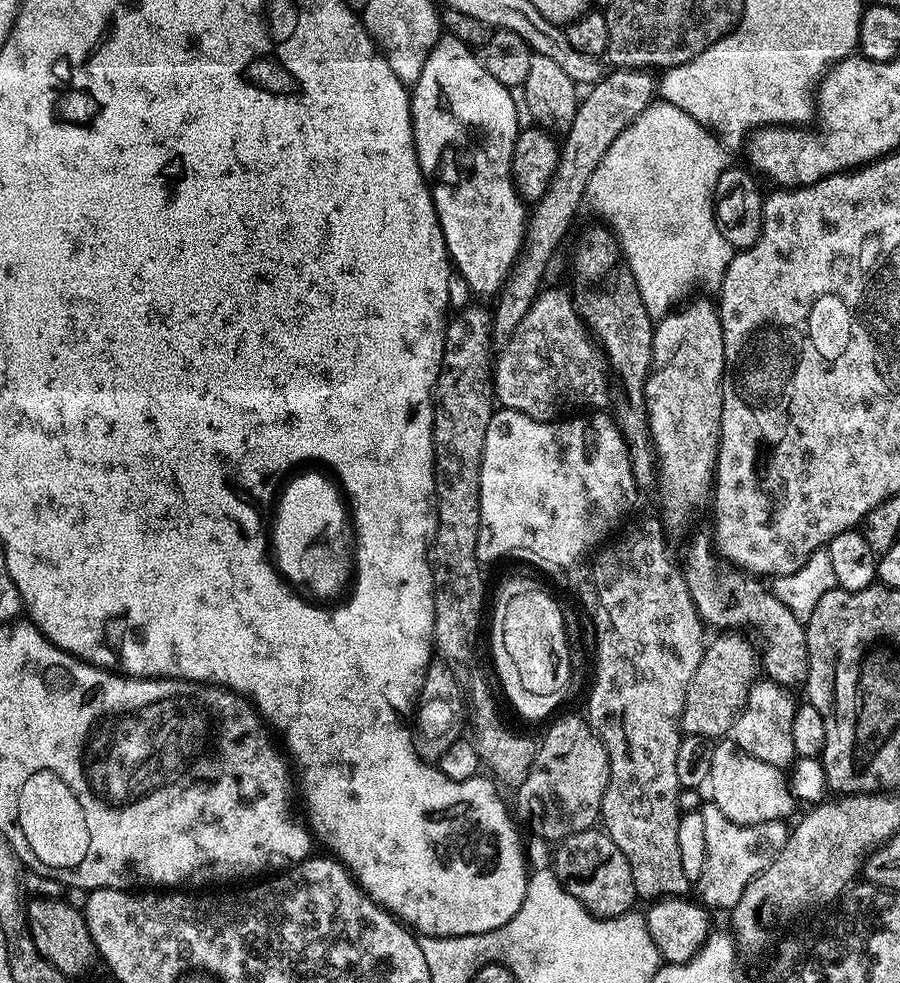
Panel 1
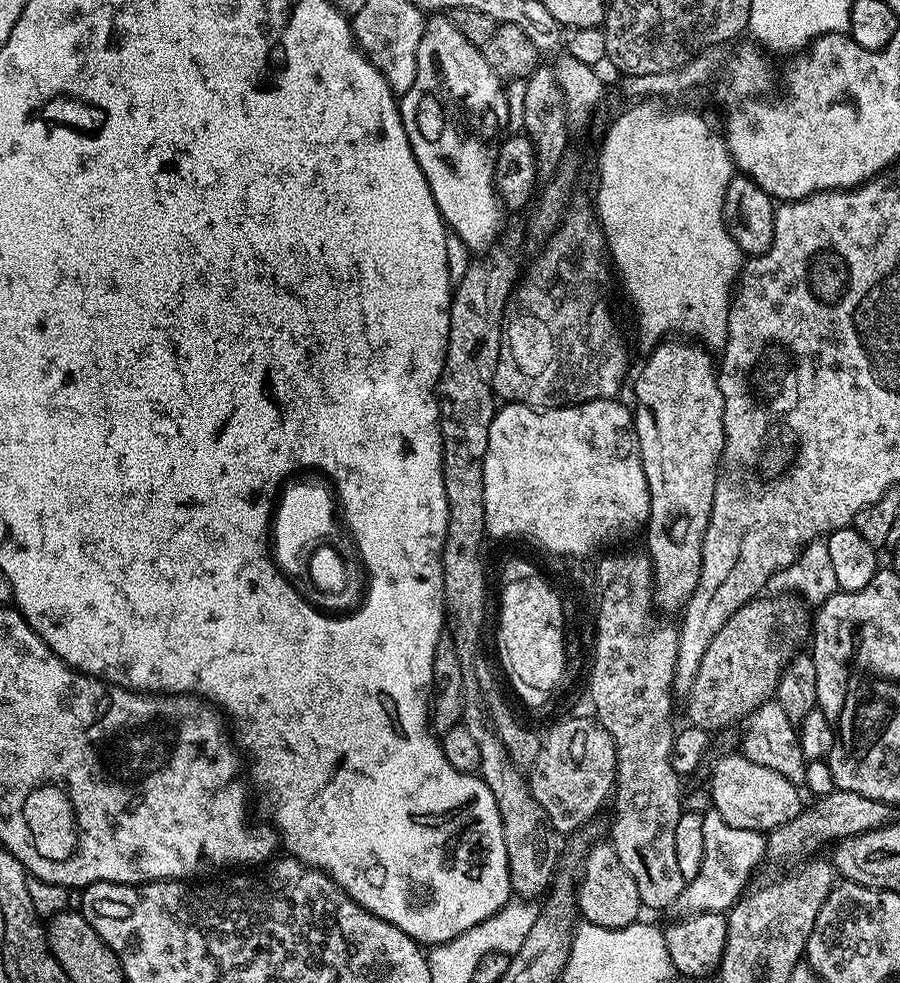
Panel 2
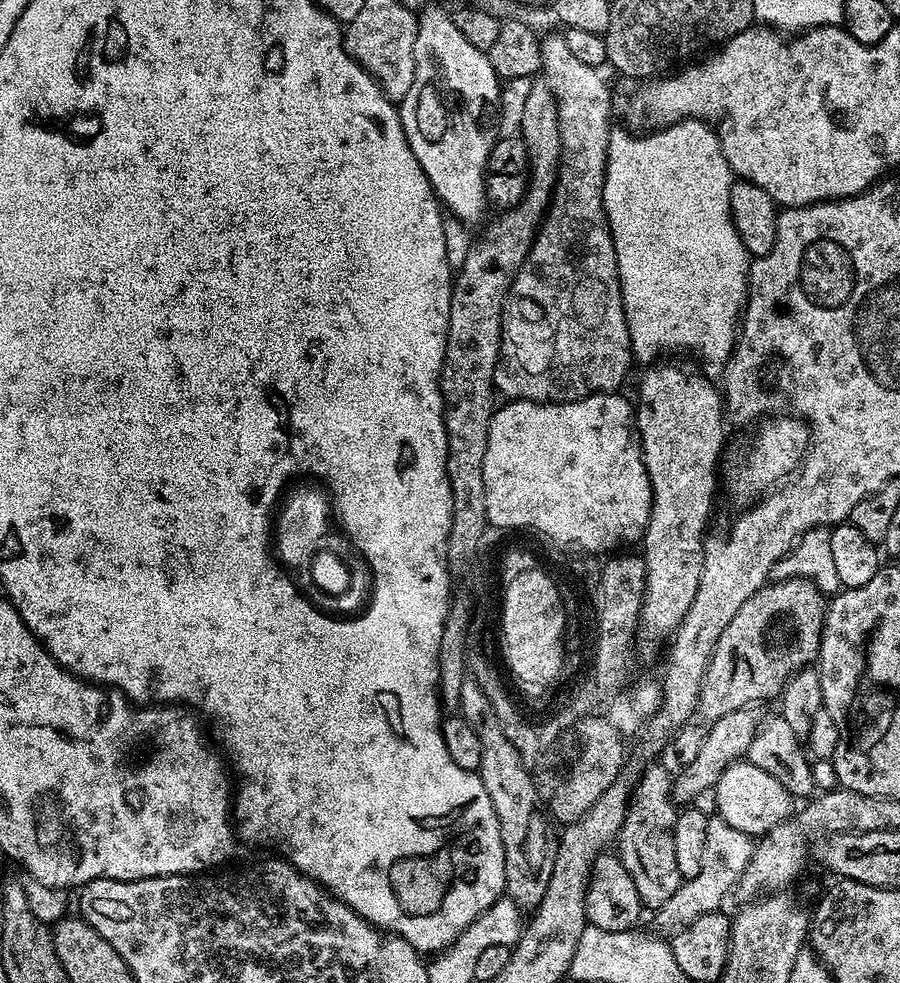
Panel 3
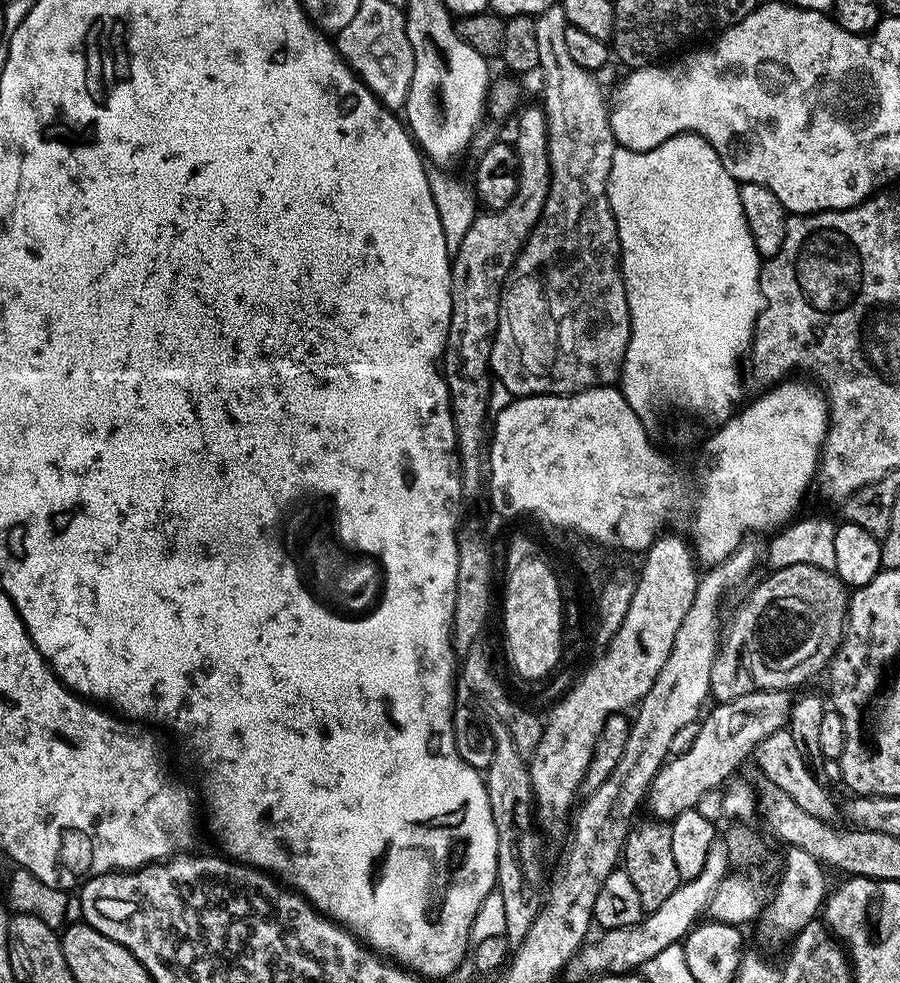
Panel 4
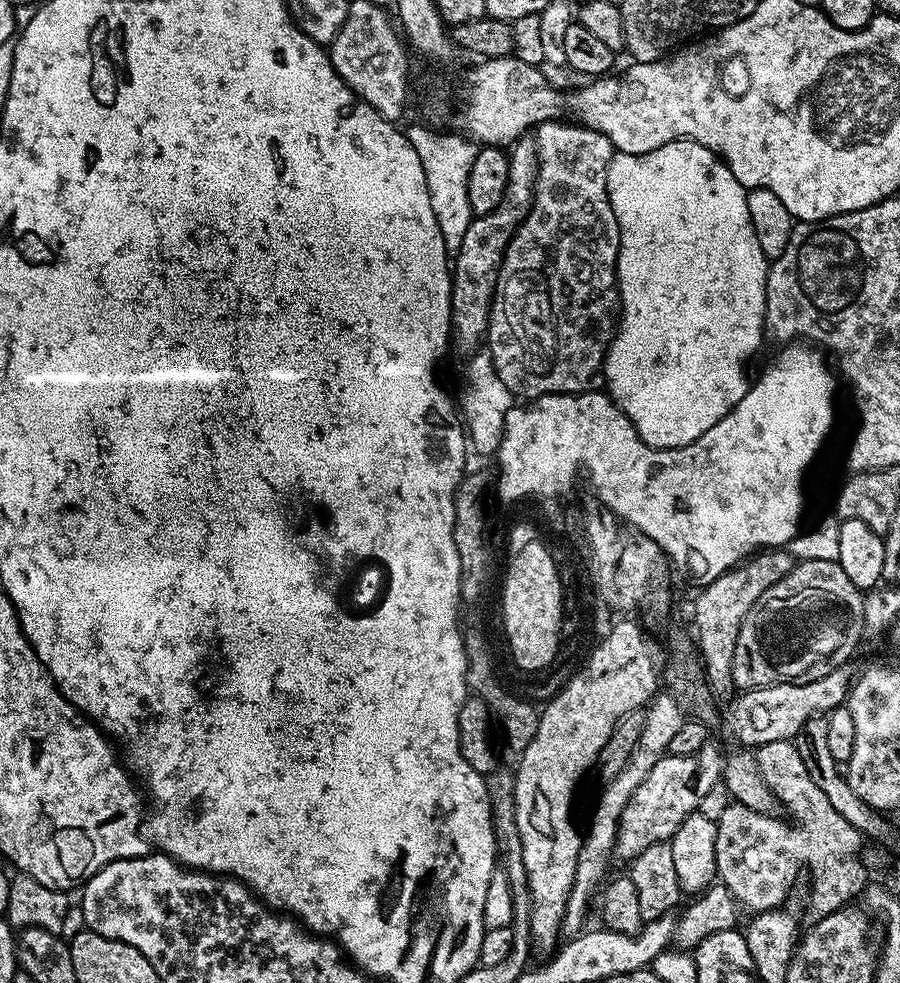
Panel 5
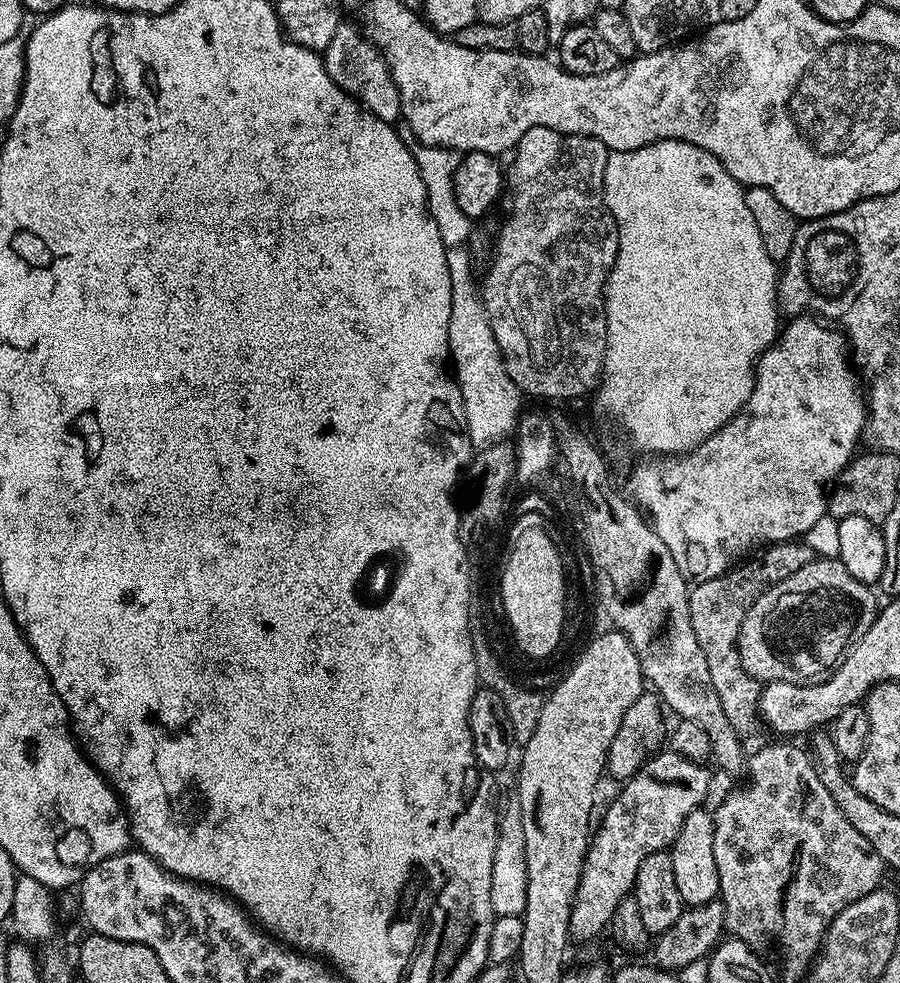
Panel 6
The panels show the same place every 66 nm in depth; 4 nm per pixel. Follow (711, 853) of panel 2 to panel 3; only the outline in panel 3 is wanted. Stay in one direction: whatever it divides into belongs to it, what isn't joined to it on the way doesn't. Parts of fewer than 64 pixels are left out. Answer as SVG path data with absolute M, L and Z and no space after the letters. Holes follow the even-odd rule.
M719 818L709 819L706 826L706 846L702 850L702 867L694 878L684 880L680 888L662 907L655 909L656 924L664 934L675 934L680 929L690 926L698 918L708 912L715 912L721 907L727 896L735 889L742 878L746 866L751 860L754 847L753 837L728 826Z

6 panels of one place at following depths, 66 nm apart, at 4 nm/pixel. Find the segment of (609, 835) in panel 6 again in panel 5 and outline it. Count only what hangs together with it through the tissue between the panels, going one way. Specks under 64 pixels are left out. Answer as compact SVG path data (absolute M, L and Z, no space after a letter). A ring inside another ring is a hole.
M709 742L702 750L692 756L662 757L650 770L646 782L642 782L628 802L626 810L622 810L622 818L618 822L615 855L621 856L624 862L631 862L635 856L642 854L646 846L654 846L671 841L673 834L682 826L682 822L697 811L700 796L710 791L710 786L721 783L724 771L722 752Z

